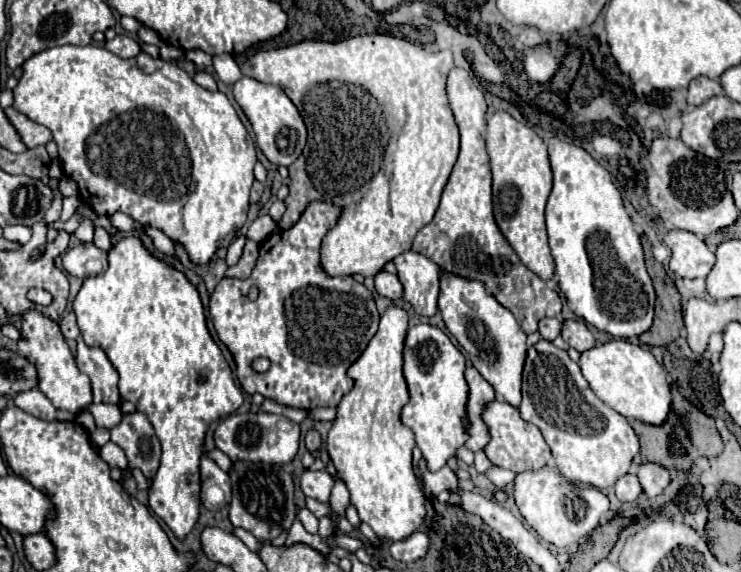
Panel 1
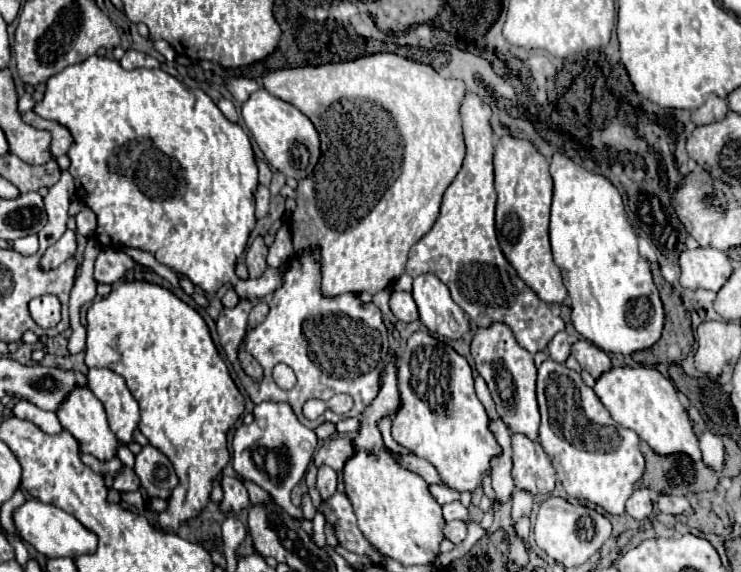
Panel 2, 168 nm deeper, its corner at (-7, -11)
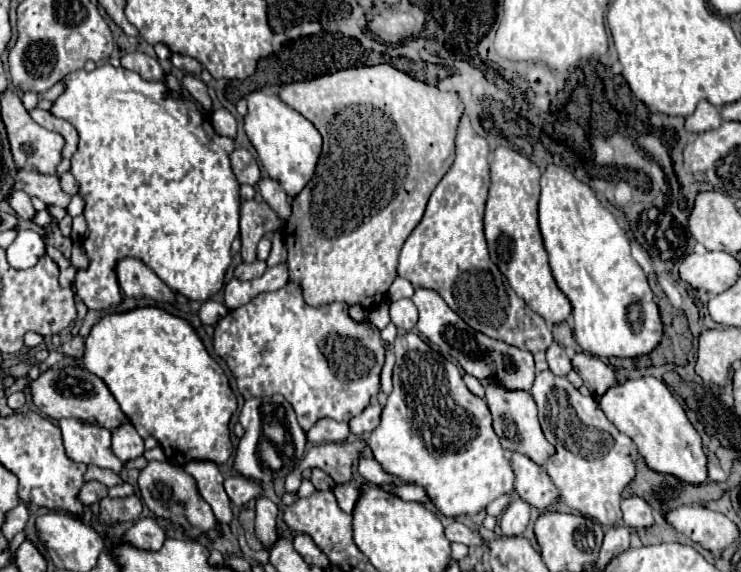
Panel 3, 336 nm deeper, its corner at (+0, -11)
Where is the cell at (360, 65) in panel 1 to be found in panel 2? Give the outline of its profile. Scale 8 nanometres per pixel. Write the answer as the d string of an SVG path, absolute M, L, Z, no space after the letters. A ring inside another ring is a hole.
M375 53L355 61L269 71L263 75L263 87L307 115L321 139L317 169L299 181L297 209L289 221L295 253L313 245L321 247L321 291L327 297L383 291L405 273L409 249L435 225L443 191L461 169L465 143L459 105L465 83L441 77L431 65L395 53ZM397 125L403 125L403 137Z

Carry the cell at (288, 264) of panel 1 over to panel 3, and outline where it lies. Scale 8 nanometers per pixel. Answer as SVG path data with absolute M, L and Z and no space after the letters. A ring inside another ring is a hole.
M288 283L278 291L260 293L250 303L230 311L214 329L214 349L230 367L244 399L270 397L276 393L284 395L292 403L304 431L324 417L350 421L360 415L380 391L380 371L384 365L384 343L380 331L372 325L352 321L346 303L322 307L306 305L302 289L296 283Z

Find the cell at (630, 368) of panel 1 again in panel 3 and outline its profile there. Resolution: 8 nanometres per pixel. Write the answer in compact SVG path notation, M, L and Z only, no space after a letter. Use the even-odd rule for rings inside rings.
M642 377L636 381L618 383L608 389L598 403L616 429L636 443L638 453L652 471L676 475L678 479L684 479L684 483L700 485L708 481L708 457L704 453L702 439L688 421L682 405L662 381L656 377Z

